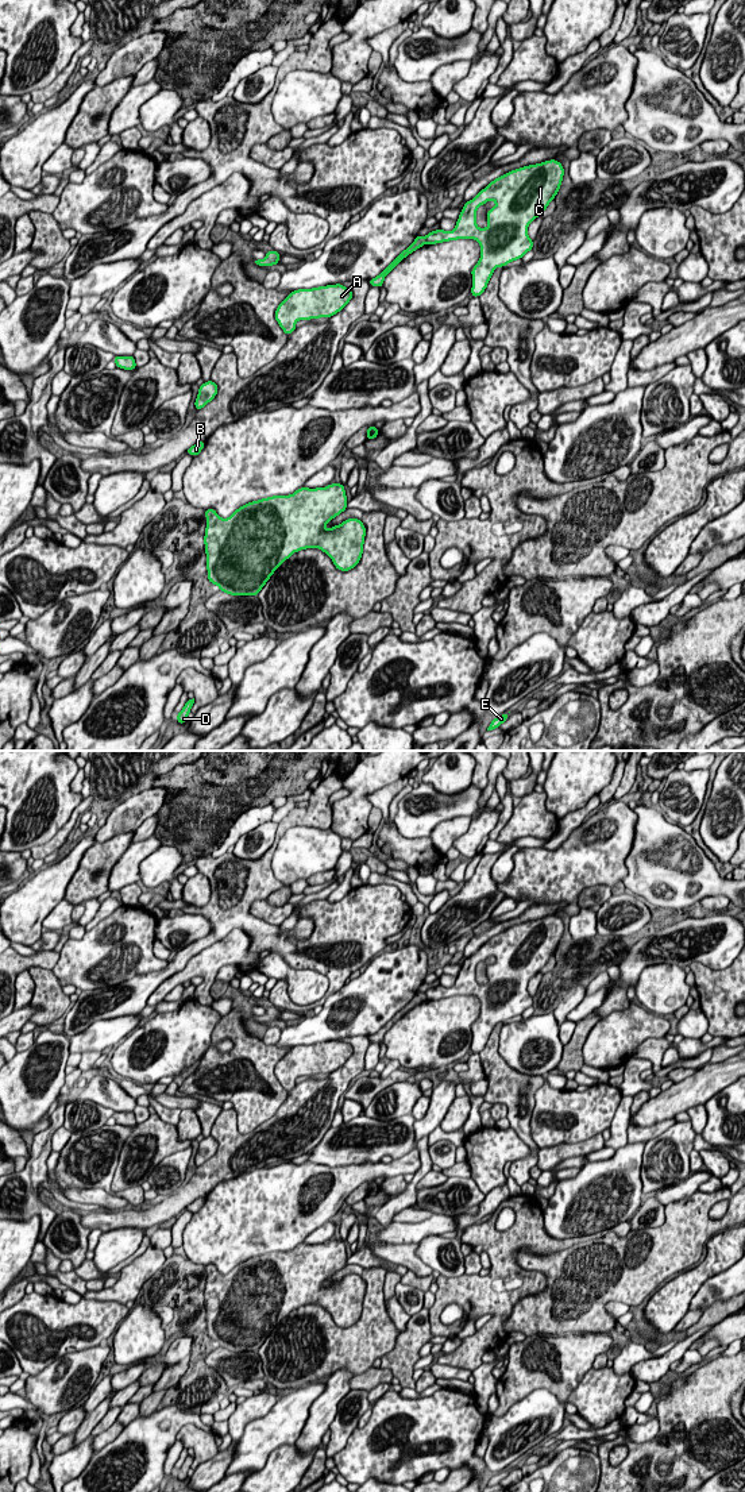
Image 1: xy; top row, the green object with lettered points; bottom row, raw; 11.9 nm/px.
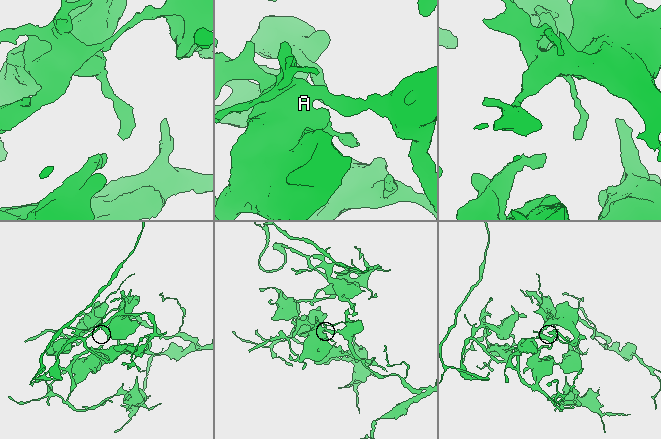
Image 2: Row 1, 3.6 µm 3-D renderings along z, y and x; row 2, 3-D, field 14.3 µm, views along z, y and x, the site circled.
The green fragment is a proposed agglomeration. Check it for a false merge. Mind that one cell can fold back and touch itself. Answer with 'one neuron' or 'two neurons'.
two neurons

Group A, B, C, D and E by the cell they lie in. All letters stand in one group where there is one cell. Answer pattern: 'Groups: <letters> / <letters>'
Groups: A B D E / C

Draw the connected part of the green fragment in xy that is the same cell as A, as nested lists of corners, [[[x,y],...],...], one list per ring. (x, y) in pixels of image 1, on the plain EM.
[[[341,1040],[293,1046],[277,1063],[274,1073],[282,1087],[290,1091],[298,1076],[332,1073],[351,1057],[354,1049]]]

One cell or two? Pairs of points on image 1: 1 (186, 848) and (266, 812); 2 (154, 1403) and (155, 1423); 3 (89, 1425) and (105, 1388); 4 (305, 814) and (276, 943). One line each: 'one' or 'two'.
1: two
2: two
3: one
4: one

